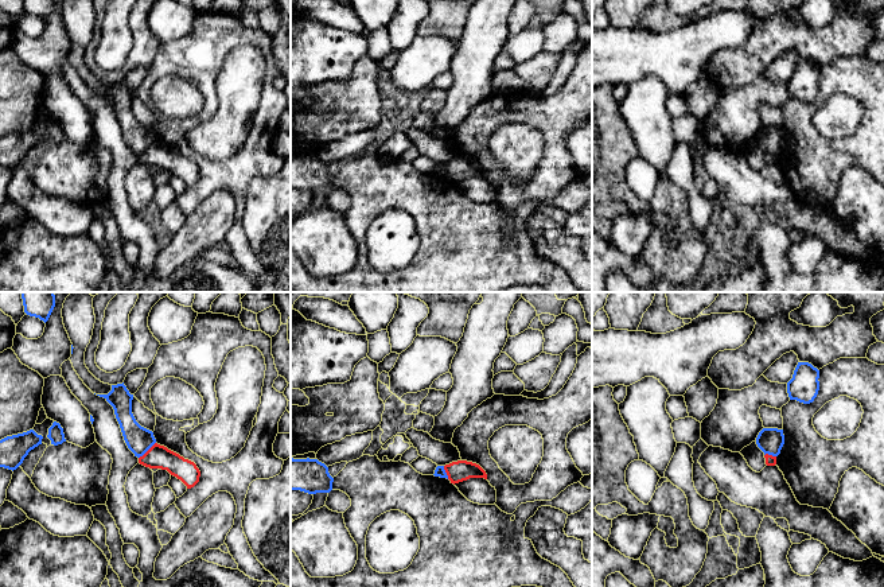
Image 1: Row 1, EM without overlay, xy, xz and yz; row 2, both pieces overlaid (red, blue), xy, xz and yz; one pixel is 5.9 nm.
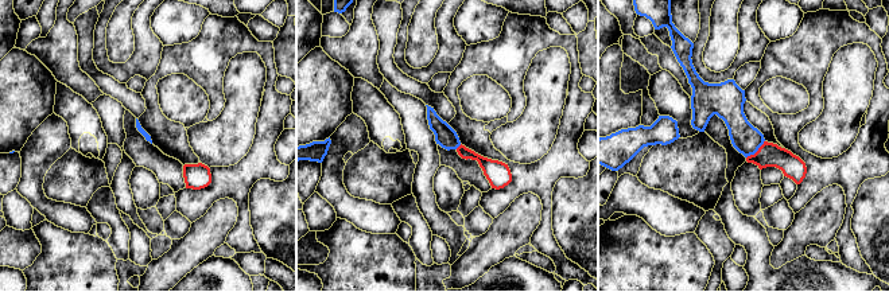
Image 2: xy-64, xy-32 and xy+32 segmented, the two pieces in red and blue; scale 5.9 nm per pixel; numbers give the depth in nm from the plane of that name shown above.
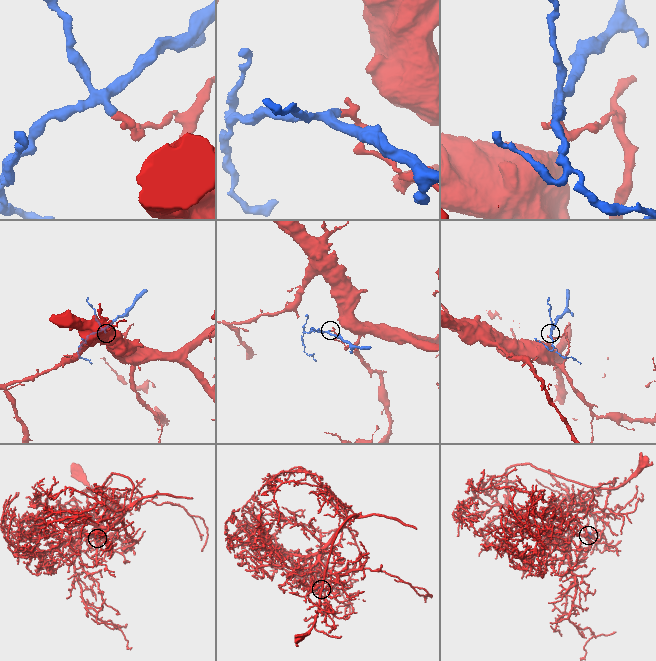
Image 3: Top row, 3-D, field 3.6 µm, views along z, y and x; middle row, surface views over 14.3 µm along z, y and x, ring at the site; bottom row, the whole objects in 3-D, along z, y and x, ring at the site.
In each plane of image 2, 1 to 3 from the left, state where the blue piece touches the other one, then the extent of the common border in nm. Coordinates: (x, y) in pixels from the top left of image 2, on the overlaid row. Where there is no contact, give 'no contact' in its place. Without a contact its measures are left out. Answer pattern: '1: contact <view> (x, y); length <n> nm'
1: no contact
2: contact xy-32 (459, 146); length 50 nm
3: contact xy+32 (757, 151); length 160 nm

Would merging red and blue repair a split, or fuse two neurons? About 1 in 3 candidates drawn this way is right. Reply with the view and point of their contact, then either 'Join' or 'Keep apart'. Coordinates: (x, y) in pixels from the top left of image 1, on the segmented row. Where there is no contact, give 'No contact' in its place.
Touches red at xy (148, 450). Keep apart

